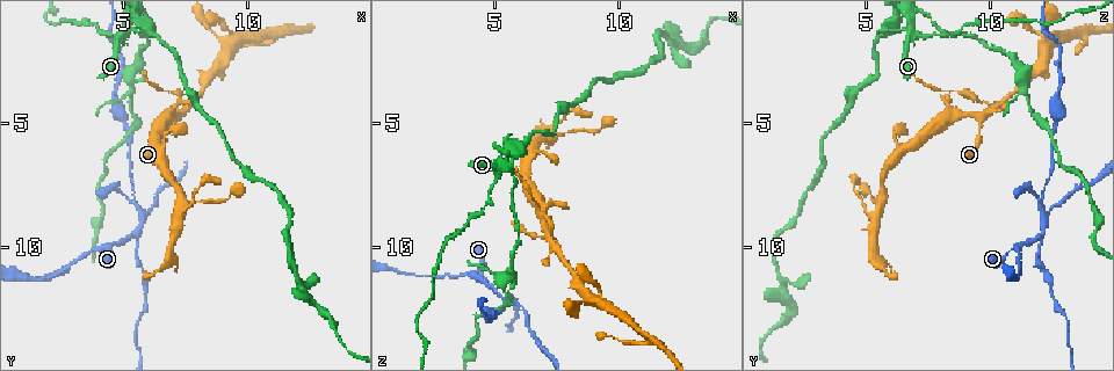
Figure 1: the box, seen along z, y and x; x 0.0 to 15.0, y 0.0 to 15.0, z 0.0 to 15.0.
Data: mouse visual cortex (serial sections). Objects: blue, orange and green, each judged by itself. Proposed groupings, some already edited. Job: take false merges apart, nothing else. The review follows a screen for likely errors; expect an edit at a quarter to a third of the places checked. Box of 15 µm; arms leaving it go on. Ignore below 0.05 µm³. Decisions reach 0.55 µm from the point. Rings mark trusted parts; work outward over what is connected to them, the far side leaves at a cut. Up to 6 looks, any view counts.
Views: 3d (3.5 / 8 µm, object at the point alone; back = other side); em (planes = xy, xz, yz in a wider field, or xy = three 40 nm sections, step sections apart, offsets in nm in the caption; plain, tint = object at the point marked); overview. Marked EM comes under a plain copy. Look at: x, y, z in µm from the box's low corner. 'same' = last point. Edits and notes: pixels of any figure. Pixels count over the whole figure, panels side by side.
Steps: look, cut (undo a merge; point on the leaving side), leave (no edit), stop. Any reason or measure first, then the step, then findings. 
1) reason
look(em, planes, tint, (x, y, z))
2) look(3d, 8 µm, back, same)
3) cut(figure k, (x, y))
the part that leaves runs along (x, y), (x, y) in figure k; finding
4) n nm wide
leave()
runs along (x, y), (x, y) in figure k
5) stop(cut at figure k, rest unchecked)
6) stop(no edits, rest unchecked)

three-way junction
look(3d, 8 µm, (5.5, 9.5, 12.2))

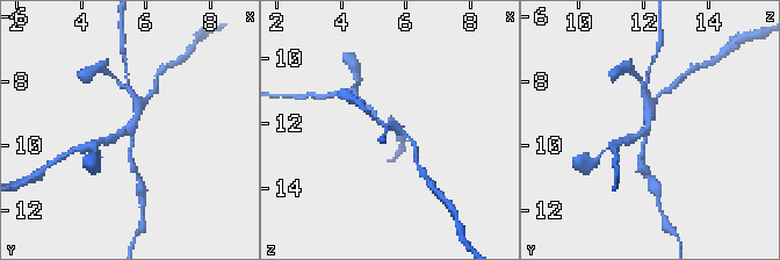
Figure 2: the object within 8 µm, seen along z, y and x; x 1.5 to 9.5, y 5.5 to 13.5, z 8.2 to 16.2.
3 arms; arms of 150, 200, 250 nm
look(em, xy, step 3, tint, (5.5, 9.5, 12.1))

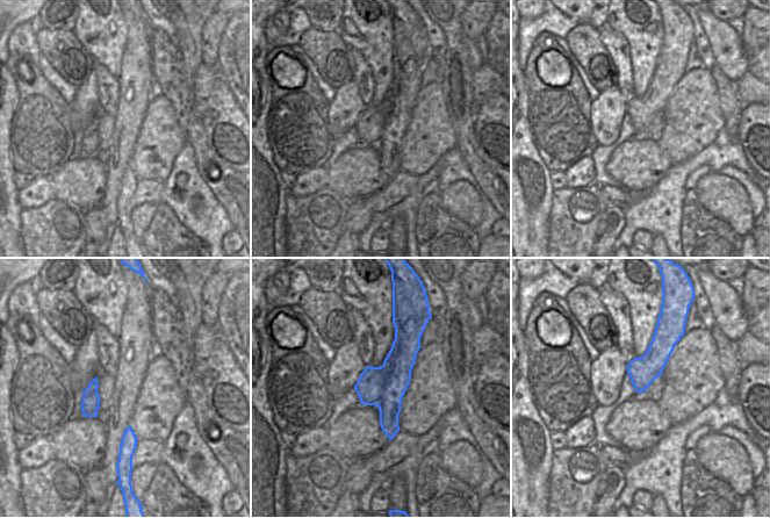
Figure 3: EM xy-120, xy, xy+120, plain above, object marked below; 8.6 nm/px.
cut(figure 2, (641, 158))
the part that leaves runs along (137, 115), (127, 66) in figure 2; two cells meet here

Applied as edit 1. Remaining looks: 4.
see it whole again
look(overview)

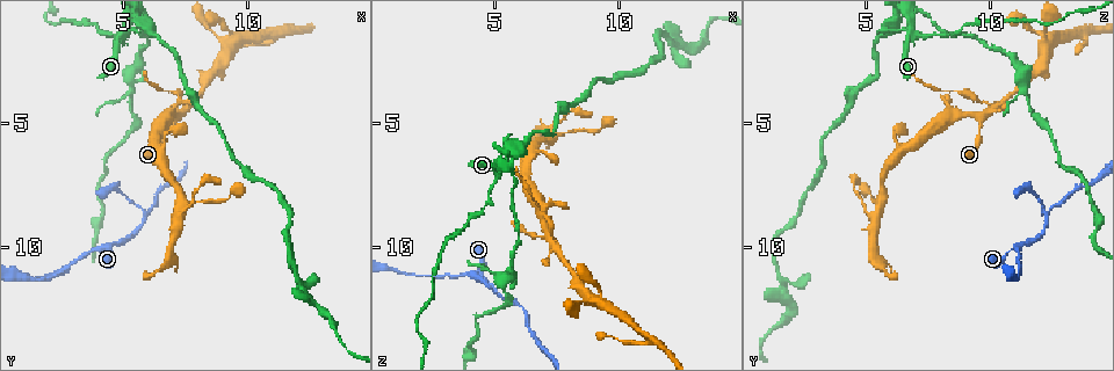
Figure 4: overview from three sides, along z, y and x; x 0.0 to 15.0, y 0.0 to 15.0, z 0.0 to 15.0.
three-way junction
look(3d, 3.5 µm, (7.6, 4.3, 10.1))

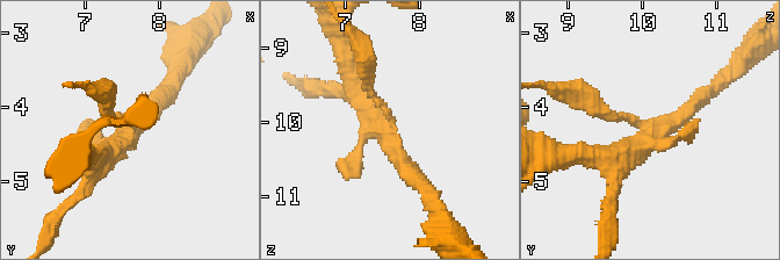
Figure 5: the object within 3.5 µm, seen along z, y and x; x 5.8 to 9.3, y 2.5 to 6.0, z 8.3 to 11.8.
now the EM
look(em, xy, step 5, tint, (7.50, 4.40, 10.15))

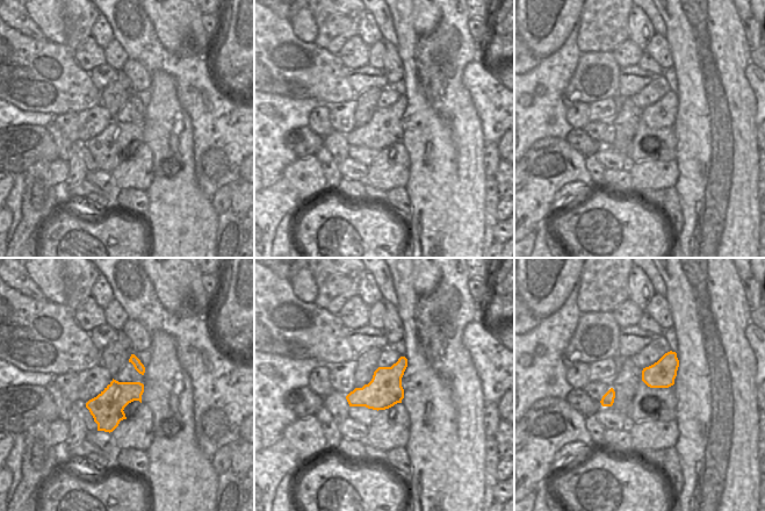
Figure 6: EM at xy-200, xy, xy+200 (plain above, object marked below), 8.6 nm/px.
cut(figure 5, (590, 92))
the part that leaves runs along (616, 115), (582, 89), (551, 89) in figure 5; two cells meet here

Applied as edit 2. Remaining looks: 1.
stop(cut at figure 2, cut at figure 5, rest unchecked)

